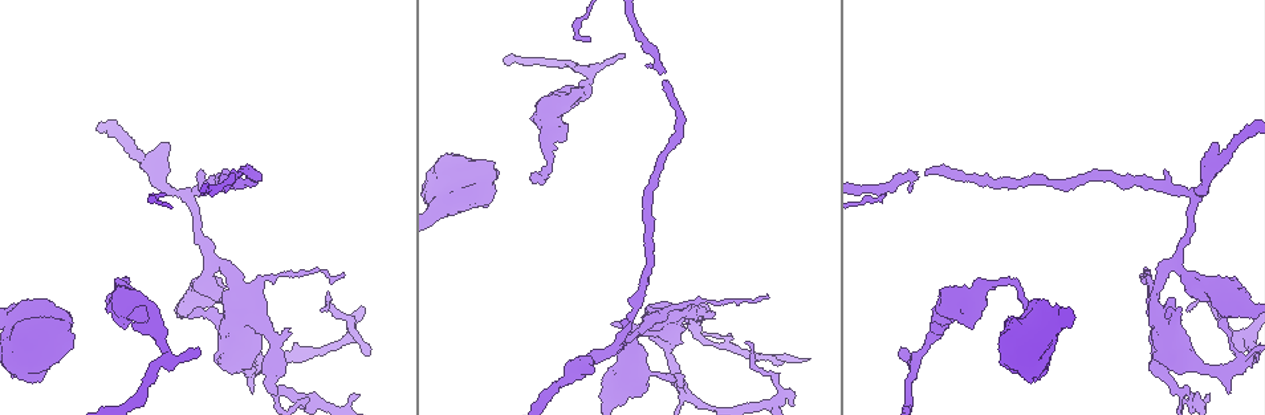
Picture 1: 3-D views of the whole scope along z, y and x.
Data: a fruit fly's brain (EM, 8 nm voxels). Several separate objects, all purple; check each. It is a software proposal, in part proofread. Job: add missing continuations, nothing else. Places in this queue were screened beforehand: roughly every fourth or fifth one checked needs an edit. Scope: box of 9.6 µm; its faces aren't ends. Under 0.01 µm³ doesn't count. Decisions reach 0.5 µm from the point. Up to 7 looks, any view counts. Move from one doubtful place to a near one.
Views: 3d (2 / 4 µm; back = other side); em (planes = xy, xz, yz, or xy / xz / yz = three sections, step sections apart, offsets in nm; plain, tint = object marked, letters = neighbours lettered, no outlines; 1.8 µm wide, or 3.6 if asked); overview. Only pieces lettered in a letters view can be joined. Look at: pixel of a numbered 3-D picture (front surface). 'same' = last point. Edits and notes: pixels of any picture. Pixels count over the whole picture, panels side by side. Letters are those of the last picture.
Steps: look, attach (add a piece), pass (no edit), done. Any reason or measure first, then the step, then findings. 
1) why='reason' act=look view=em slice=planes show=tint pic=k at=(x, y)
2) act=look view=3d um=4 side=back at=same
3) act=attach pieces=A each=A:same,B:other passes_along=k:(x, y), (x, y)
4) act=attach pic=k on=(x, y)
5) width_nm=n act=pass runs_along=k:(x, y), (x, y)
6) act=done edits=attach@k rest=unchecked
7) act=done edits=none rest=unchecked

why='free end' act=look view=em slice=xy step=16 show=letters pic=1 at=(252, 393)

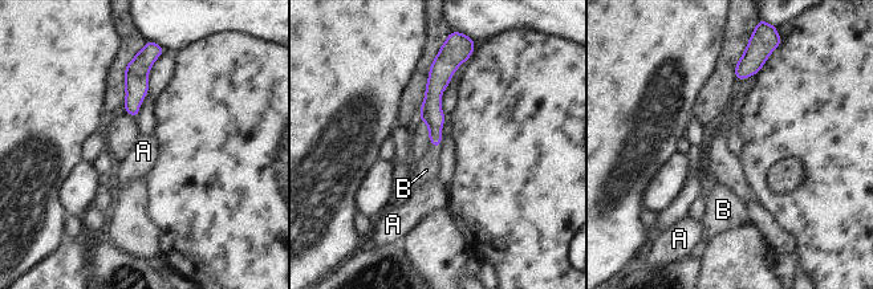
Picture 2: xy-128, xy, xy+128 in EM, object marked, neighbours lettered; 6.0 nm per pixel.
act=attach pieces=B each=A:other,B:same passes_along=2:(431, 113), (434, 146), (426, 170) found='it goes on there'

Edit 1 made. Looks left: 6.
why='branch stops here' act=look view=3d um=4 pic=1 at=(189, 318)

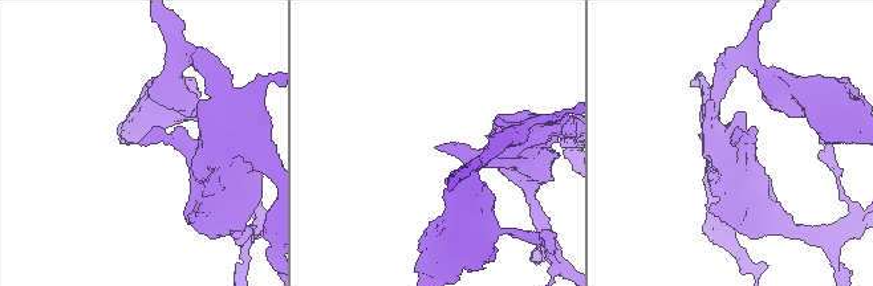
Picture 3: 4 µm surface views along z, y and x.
act=look view=em slice=xy step=4 show=letters pic=3 at=(438, 147)

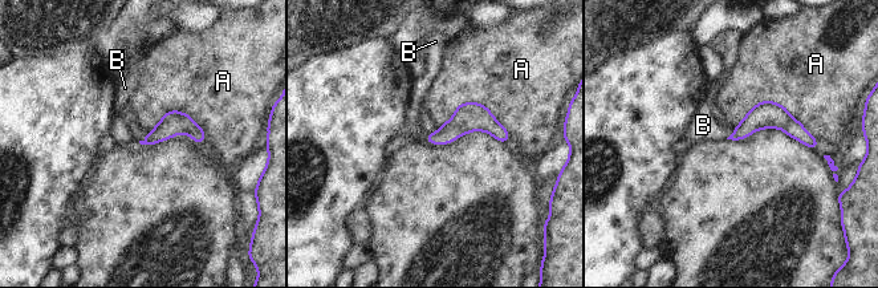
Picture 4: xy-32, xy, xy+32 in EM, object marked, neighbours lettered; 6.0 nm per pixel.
act=look view=em slice=planes show=letters at=same

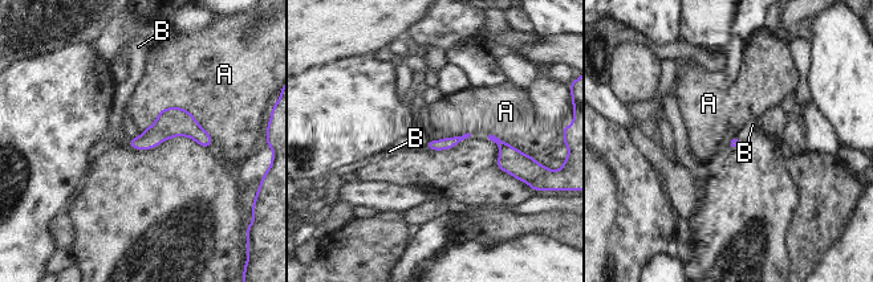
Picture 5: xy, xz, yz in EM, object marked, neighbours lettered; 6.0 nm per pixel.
act=pass each=A:other,B:other runs_along=5:(208, 140), (162, 129), (133, 143) found='none of them fits'

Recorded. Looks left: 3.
why='thin end' act=look view=em slice=xy step=4 show=letters pic=1 at=(903, 352)

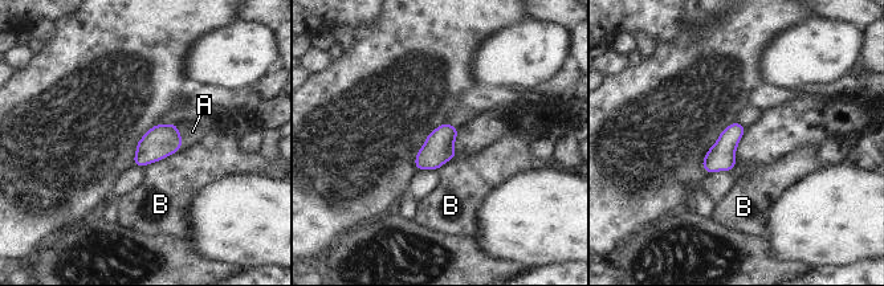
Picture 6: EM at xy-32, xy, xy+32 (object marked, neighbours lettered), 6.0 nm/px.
why='another direction' act=look view=em slice=planes show=letters at=same

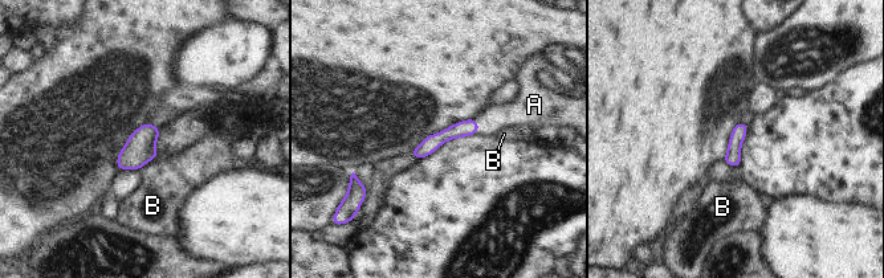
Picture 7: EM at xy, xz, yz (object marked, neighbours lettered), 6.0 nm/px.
act=attach pieces=A each=A:same,B:other passes_along=7:(468, 127), (477, 126), (516, 113) found='the neuron continues'

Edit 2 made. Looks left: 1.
act=done edits=attach@2,attach@7 rest=unchecked

